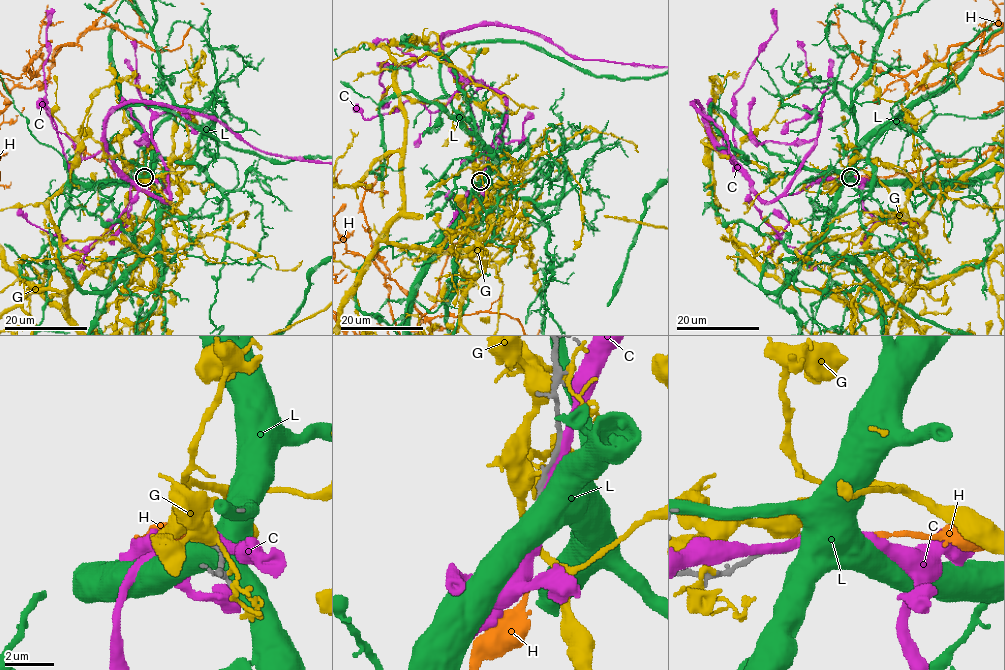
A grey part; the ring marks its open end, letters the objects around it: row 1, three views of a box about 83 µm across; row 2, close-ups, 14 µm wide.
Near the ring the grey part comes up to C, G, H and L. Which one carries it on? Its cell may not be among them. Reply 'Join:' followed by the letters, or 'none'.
Join: H

